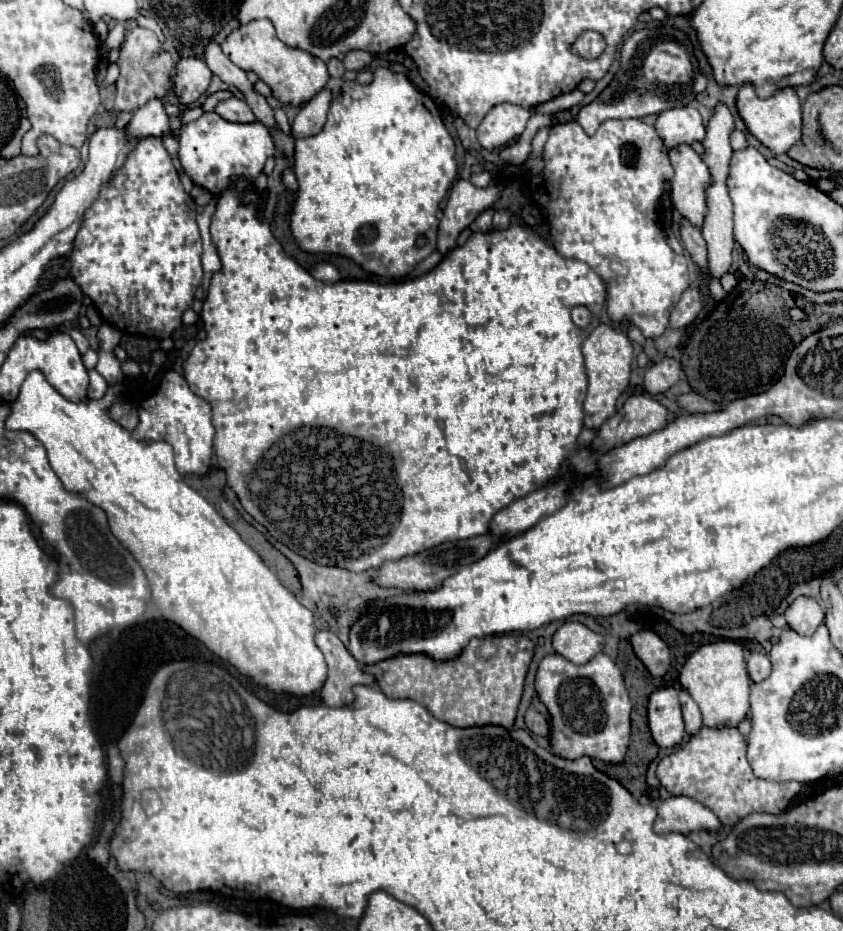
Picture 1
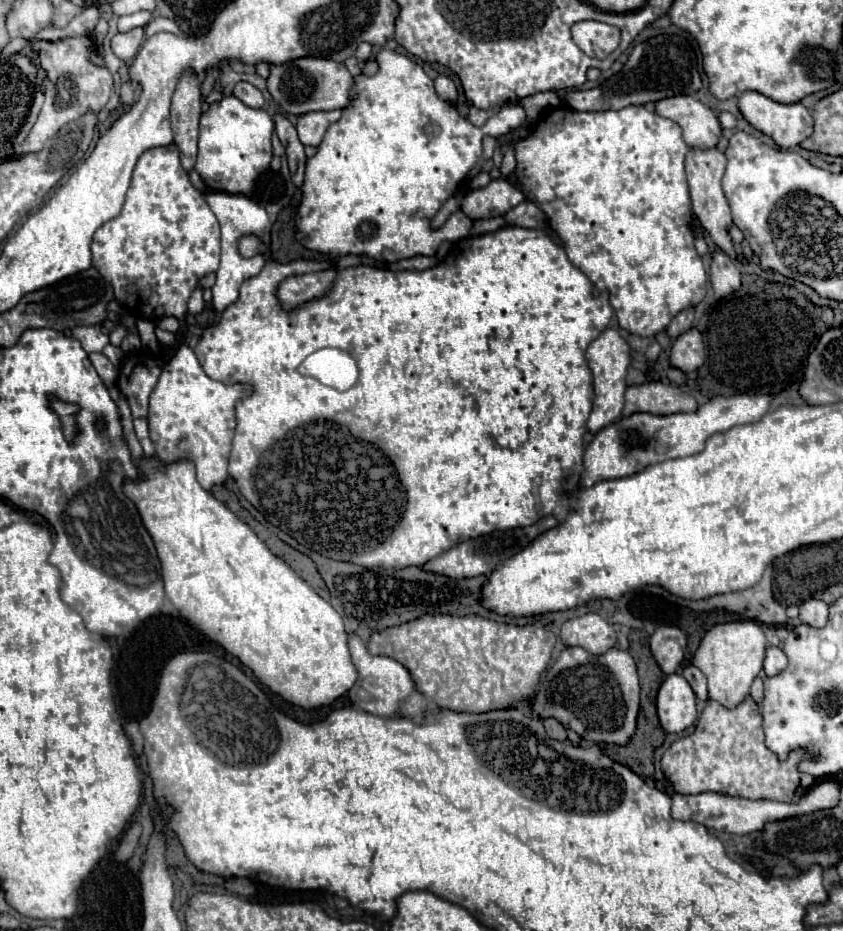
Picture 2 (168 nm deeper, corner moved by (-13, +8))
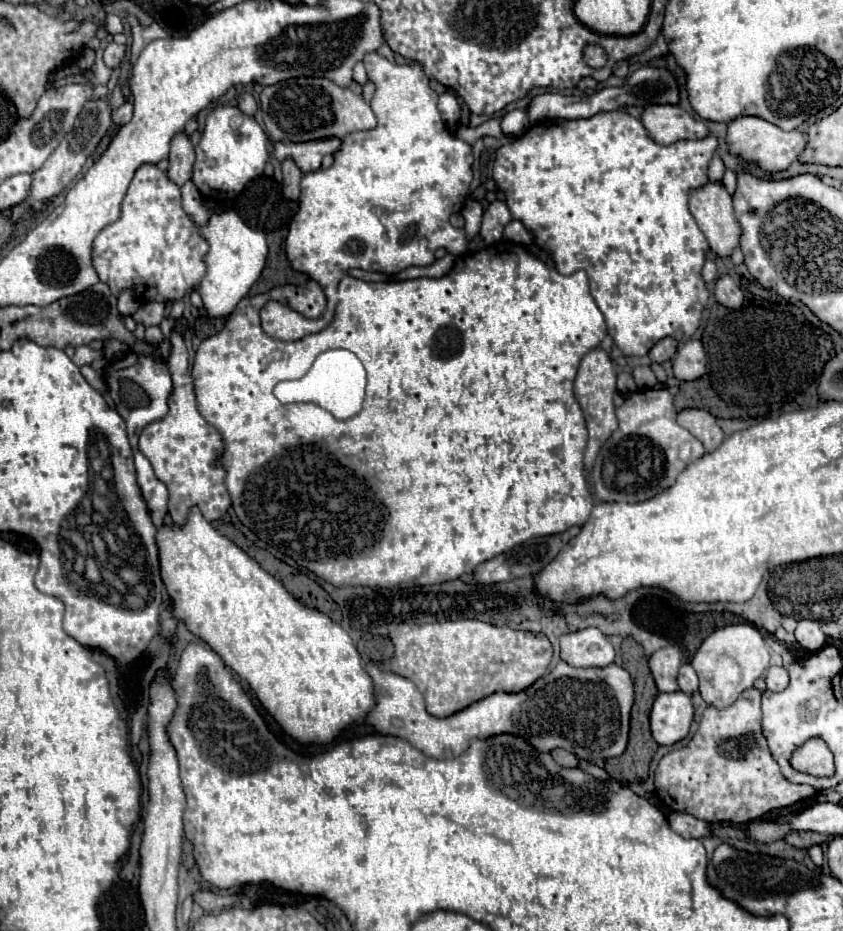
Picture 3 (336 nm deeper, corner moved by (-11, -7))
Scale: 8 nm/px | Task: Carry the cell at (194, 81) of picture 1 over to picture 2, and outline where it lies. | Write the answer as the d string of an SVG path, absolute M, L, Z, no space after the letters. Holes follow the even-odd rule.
M186 72L174 92L172 98L172 130L174 130L174 144L178 146L182 166L190 172L196 162L198 154L198 120L200 120L200 80L192 72Z

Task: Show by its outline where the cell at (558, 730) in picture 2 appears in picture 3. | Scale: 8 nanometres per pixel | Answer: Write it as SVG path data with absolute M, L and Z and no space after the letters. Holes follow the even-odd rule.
M552 749L550 755L552 755L554 761L556 761L558 765L562 765L562 767L576 767L576 765L578 765L576 755L572 755L572 753L566 751L566 749Z

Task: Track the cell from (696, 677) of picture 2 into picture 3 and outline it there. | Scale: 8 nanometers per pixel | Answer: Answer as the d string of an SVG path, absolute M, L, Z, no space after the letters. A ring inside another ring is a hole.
M684 663L684 665L680 667L678 687L680 687L680 691L686 693L686 695L694 695L694 693L698 691L698 677L696 677L696 673L694 673L694 669L692 669L690 663Z

